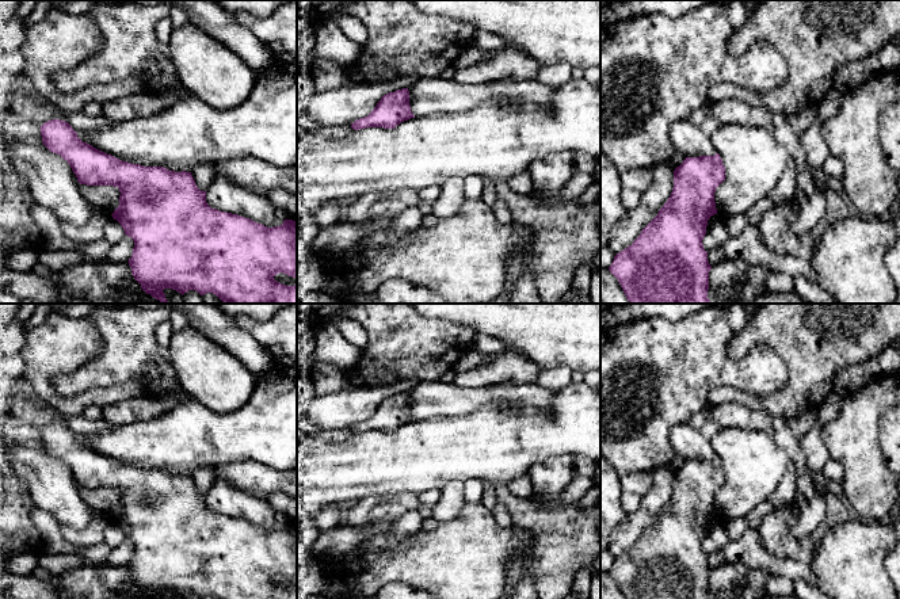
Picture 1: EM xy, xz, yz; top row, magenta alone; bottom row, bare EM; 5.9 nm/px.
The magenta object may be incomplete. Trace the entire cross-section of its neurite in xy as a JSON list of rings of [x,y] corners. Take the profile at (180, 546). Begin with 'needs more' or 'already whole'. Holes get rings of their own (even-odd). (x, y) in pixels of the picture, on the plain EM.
already whole; [[[52,423],[45,426],[41,431],[41,439],[43,449],[53,457],[60,458],[64,463],[68,465],[73,477],[77,481],[80,488],[87,489],[114,489],[119,492],[119,510],[111,518],[114,523],[117,523],[125,534],[125,538],[131,541],[134,545],[133,558],[129,562],[129,569],[131,572],[131,577],[134,583],[141,588],[141,592],[150,599],[165,599],[164,592],[172,592],[180,596],[182,599],[188,594],[195,594],[201,599],[206,596],[213,596],[216,599],[297,599],[297,588],[286,590],[274,583],[274,580],[279,576],[286,577],[289,580],[297,581],[297,524],[285,523],[282,529],[267,531],[262,527],[258,527],[249,522],[220,515],[217,512],[211,512],[206,505],[206,495],[201,495],[191,476],[175,476],[169,474],[164,470],[144,470],[140,468],[131,468],[127,465],[122,465],[111,458],[107,458],[92,449],[83,446],[77,436],[72,432],[72,430],[61,423]]]

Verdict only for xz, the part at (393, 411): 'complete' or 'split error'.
complete

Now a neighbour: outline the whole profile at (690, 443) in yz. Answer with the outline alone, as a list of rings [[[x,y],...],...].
[[[684,421],[674,427],[670,439],[676,454],[682,455],[684,461],[714,459],[717,457],[710,439]]]

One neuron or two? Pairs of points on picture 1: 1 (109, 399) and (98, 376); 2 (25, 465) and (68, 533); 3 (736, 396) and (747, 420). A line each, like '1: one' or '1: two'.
1: two
2: two
3: two

